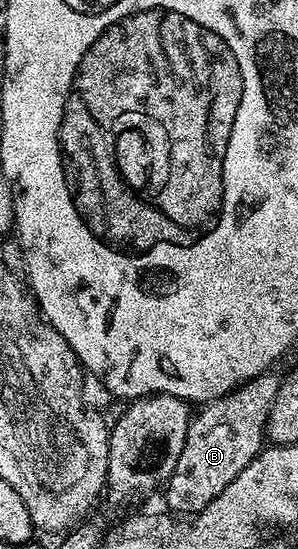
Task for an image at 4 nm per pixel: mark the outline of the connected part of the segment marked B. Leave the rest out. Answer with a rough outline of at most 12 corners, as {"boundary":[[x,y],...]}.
{"boundary":[[265,372],[205,403],[163,491],[202,512],[254,460],[282,381]]}

